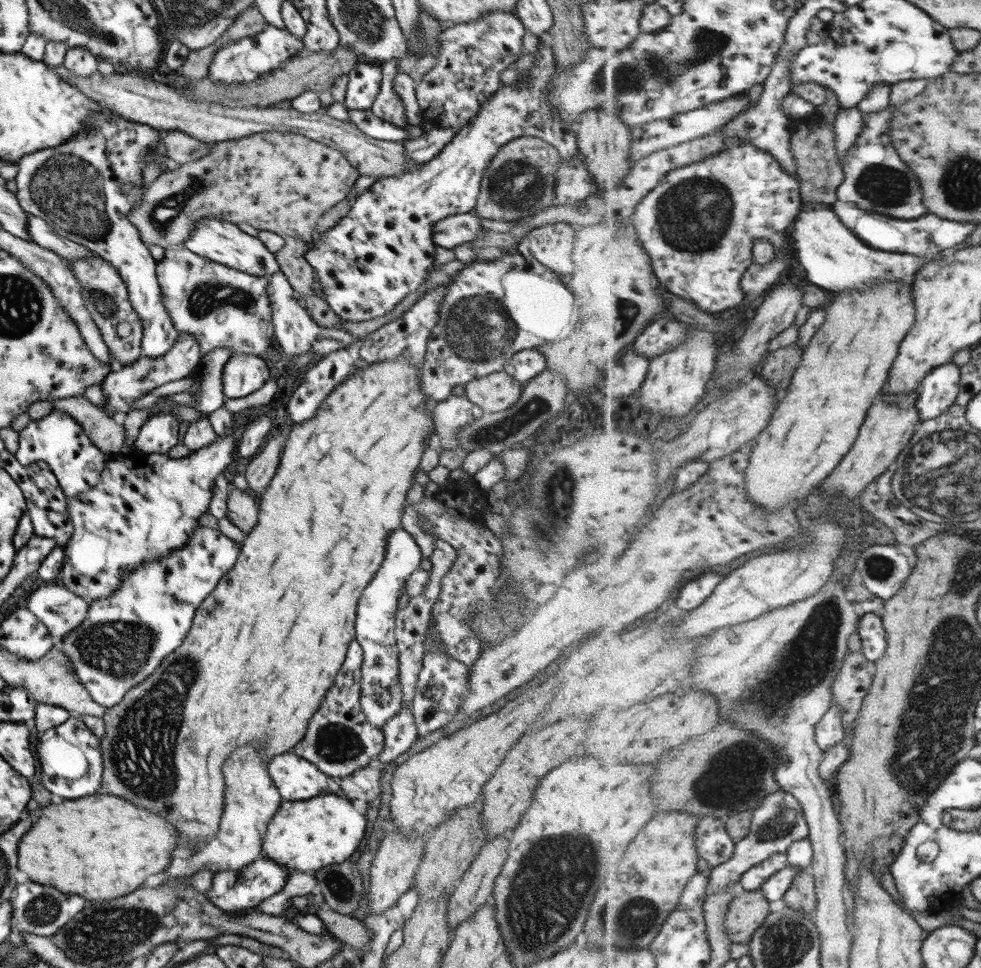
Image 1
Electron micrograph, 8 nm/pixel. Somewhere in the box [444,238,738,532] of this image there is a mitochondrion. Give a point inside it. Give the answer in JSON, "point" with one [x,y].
{"point":[482,327]}

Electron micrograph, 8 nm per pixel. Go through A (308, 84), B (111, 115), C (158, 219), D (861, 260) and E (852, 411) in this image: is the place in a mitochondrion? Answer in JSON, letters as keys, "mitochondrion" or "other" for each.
{"A":"other","B":"other","C":"mitochondrion","D":"other","E":"other"}

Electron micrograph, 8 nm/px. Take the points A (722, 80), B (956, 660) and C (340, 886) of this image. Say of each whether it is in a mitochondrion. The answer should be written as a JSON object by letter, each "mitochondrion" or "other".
{"A":"mitochondrion","B":"mitochondrion","C":"mitochondrion"}

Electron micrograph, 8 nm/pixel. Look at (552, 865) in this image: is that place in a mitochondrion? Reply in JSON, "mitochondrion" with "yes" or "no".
{"mitochondrion":"yes"}

